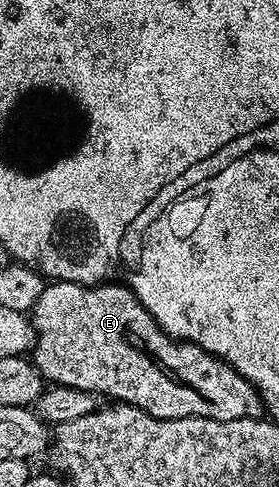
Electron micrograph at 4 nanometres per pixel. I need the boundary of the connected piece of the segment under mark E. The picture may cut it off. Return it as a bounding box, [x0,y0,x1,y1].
[31,280,262,422]

